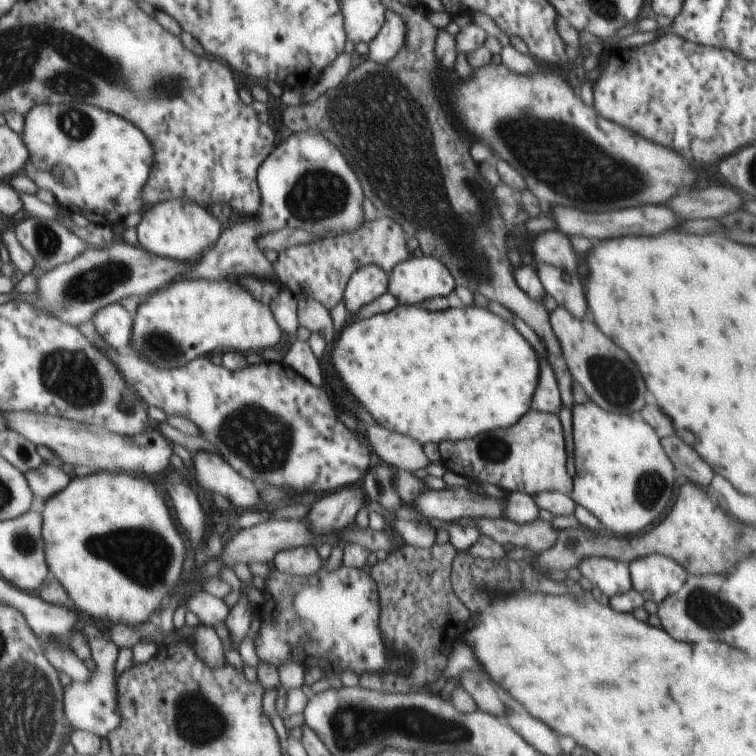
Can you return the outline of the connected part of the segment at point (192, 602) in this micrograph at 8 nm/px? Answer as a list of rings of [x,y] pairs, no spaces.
[[[191,592],[191,596],[185,598],[185,610],[199,618],[202,624],[216,624],[223,622],[229,608],[220,598],[211,596],[207,592]]]

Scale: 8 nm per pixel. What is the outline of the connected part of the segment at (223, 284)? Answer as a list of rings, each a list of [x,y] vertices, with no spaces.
[[[187,278],[187,280],[177,279],[141,299],[133,322],[133,340],[129,350],[137,352],[139,358],[145,356],[157,368],[171,370],[171,368],[183,368],[193,356],[197,358],[209,354],[211,348],[217,352],[227,352],[227,348],[237,352],[265,350],[265,348],[273,348],[283,337],[269,306],[257,302],[252,293],[247,292],[237,280],[225,278],[213,282],[207,279]]]

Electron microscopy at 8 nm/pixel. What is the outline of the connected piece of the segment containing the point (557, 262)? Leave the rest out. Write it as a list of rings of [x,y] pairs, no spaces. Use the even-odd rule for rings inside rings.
[[[543,232],[539,234],[531,244],[531,258],[537,262],[547,262],[551,266],[563,268],[567,272],[573,272],[577,268],[577,252],[573,250],[573,244],[569,238],[561,236],[559,232]]]

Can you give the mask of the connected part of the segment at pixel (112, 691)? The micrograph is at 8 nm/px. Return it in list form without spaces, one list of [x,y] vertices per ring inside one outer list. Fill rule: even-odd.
[[[89,637],[92,660],[96,665],[89,676],[89,682],[71,683],[64,690],[64,713],[72,730],[85,730],[105,738],[124,722],[123,692],[117,679],[117,660],[119,660],[119,646],[103,638]],[[99,638],[99,640],[97,640]]]

